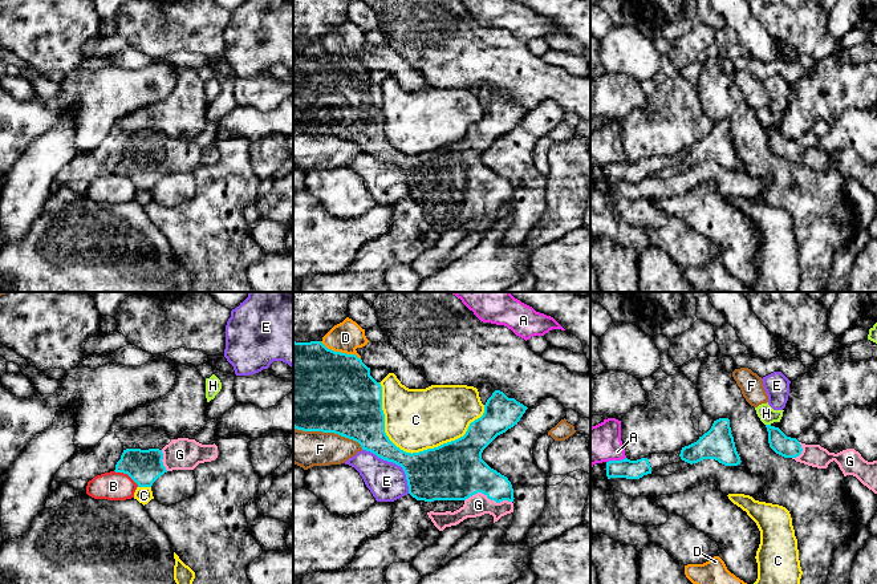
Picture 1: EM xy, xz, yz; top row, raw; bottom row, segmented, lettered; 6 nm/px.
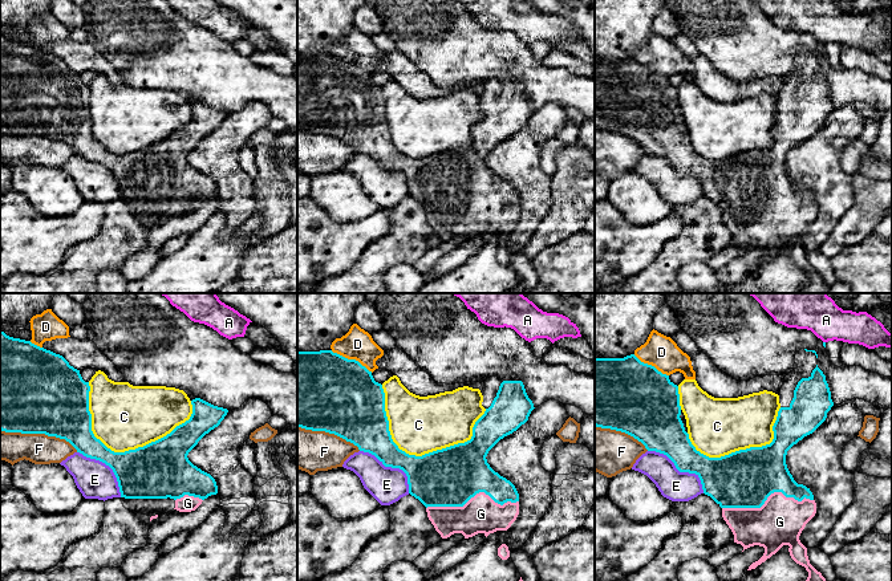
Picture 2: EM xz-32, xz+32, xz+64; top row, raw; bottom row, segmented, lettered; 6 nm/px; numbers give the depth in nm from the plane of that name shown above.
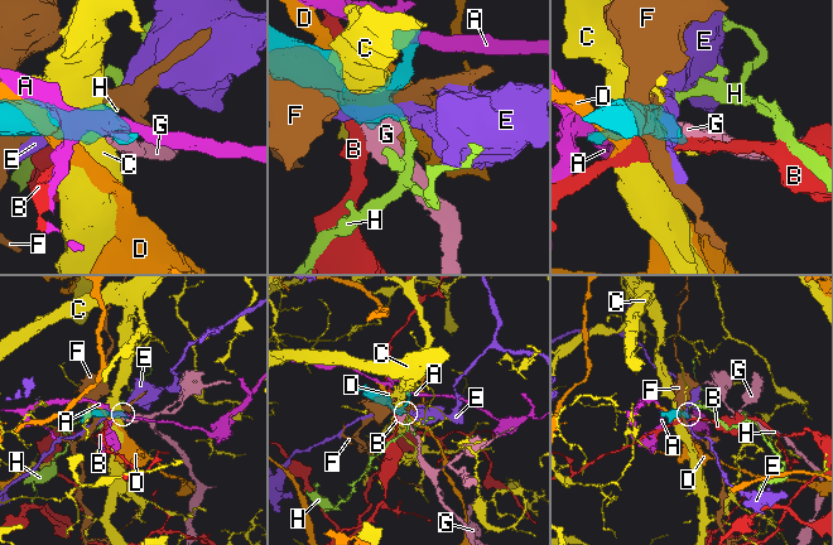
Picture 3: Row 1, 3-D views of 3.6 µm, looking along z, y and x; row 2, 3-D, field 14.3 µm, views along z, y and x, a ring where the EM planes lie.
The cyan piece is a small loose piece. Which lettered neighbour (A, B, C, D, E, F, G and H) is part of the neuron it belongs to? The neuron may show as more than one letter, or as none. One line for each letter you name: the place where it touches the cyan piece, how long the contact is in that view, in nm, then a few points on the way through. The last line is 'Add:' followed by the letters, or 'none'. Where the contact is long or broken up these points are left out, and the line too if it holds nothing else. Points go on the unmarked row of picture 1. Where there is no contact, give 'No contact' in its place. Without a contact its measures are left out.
G: Touches cyan at xz (488, 201). Shared border 280 nm
Add: G

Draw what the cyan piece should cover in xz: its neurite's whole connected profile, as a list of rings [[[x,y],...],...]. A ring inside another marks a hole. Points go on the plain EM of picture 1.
[[[293,42],[293,130],[303,134],[334,135],[358,145],[362,153],[378,161],[401,169],[406,177],[409,196],[417,203],[463,203],[464,207],[451,215],[427,215],[434,228],[443,234],[456,228],[467,220],[484,216],[494,219],[494,226],[502,219],[513,215],[513,191],[507,179],[491,171],[483,162],[483,153],[500,137],[513,130],[528,110],[508,101],[503,94],[495,93],[484,108],[480,121],[470,126],[466,137],[455,143],[419,155],[406,155],[397,150],[385,135],[385,117],[382,113],[382,89],[370,78],[368,70],[356,57],[346,57],[328,52],[321,44],[296,45]]]

